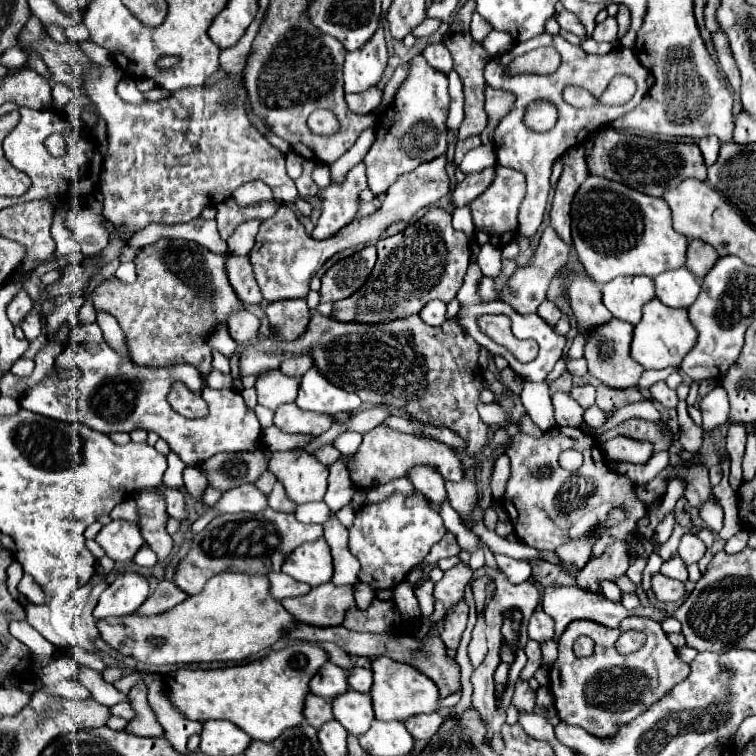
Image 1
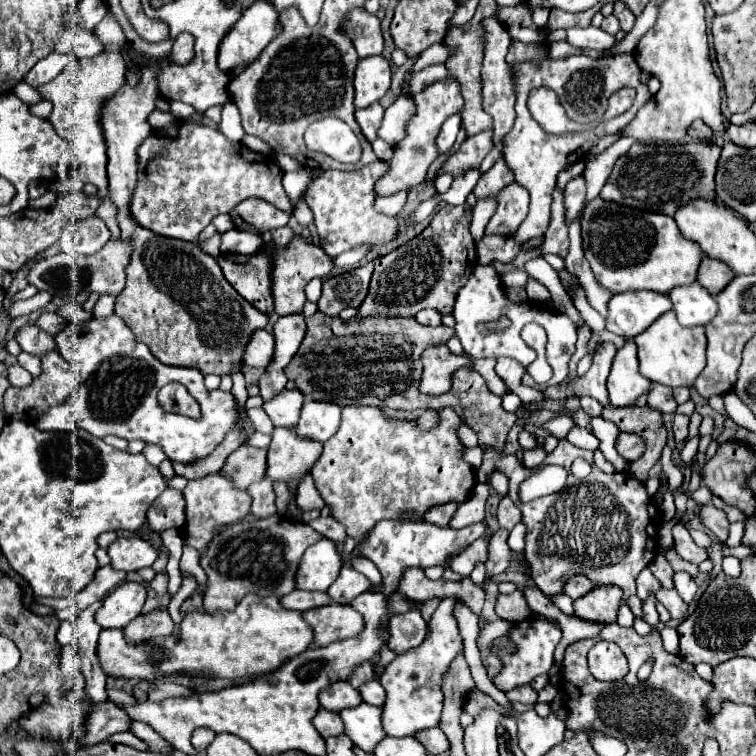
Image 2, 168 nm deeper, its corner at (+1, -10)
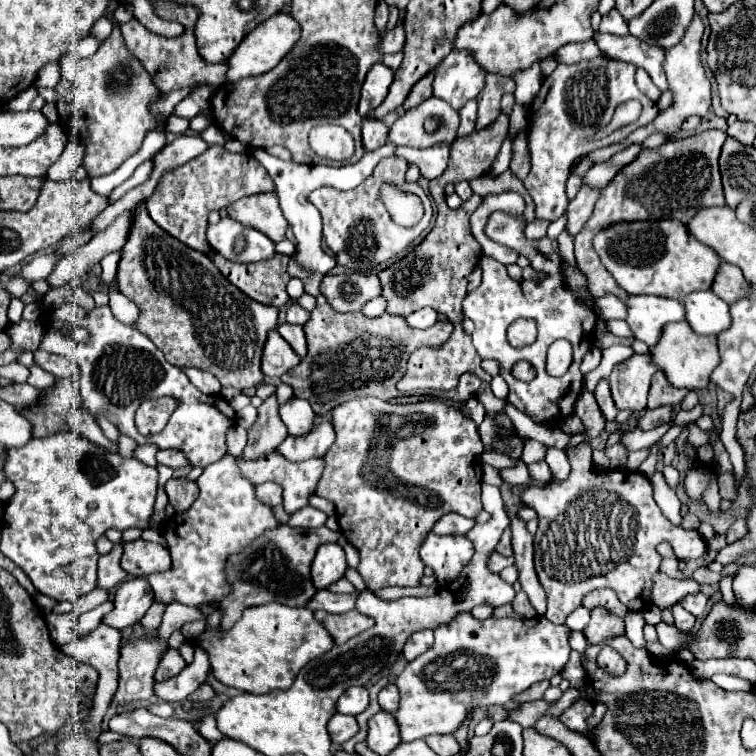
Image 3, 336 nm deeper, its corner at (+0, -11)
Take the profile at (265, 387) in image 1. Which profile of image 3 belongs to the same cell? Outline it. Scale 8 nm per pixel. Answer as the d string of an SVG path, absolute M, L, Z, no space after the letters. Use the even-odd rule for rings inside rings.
M292 398L284 406L280 406L280 418L286 424L290 436L306 436L314 428L316 414L306 400Z

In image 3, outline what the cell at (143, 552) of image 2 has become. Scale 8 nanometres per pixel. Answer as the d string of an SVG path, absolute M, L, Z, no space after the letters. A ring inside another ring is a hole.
M142 538L124 544L124 554L120 564L132 576L148 576L154 572L170 570L172 566L170 552L166 546L156 542L146 542Z

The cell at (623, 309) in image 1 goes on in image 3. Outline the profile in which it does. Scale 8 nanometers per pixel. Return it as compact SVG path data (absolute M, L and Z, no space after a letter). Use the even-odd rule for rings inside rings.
M630 296L628 306L628 324L634 336L648 346L658 344L662 330L670 322L680 322L686 318L686 310L676 300L666 300L658 296Z

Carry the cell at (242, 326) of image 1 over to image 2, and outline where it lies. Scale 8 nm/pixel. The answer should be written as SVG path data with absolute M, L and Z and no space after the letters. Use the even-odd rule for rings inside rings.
M265 329L253 331L243 351L243 363L251 367L267 367L271 355L273 355L273 335L267 333Z

